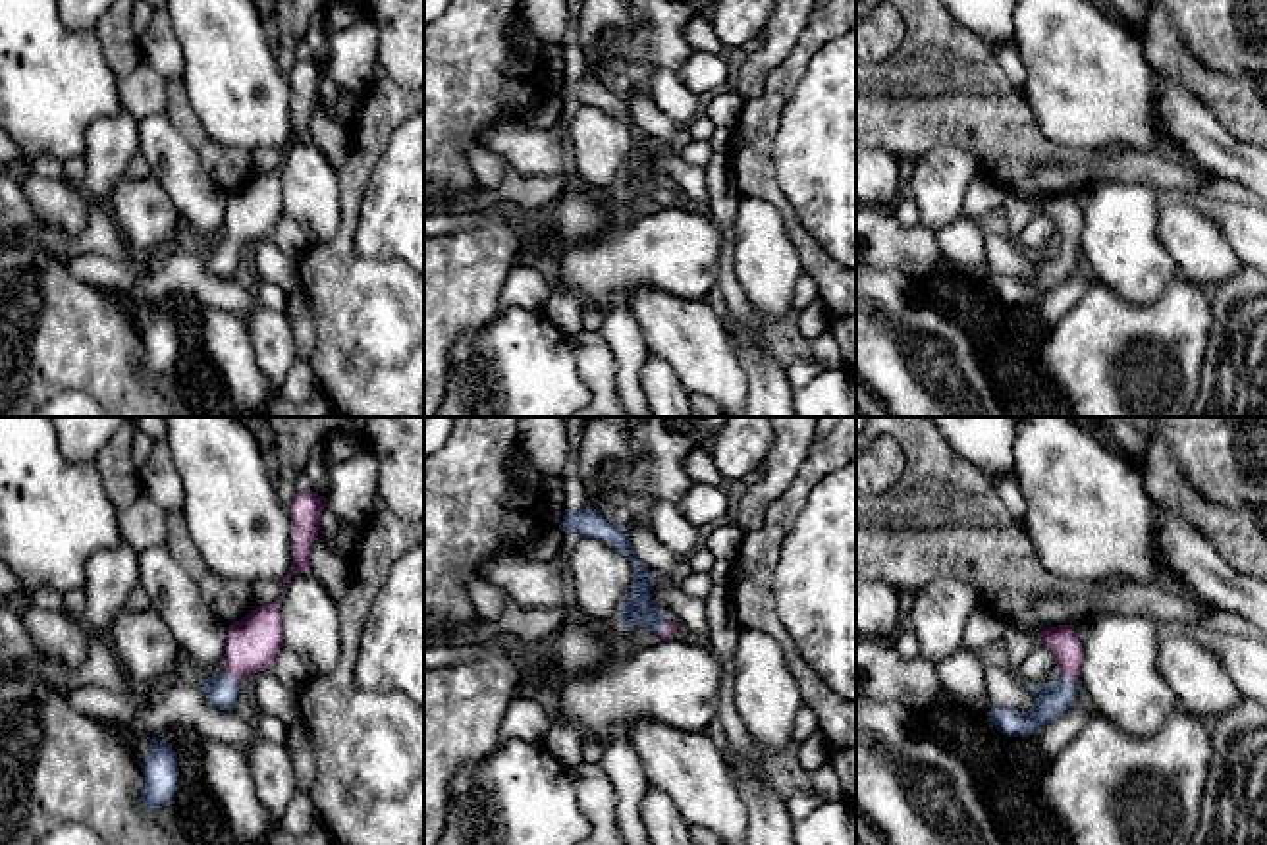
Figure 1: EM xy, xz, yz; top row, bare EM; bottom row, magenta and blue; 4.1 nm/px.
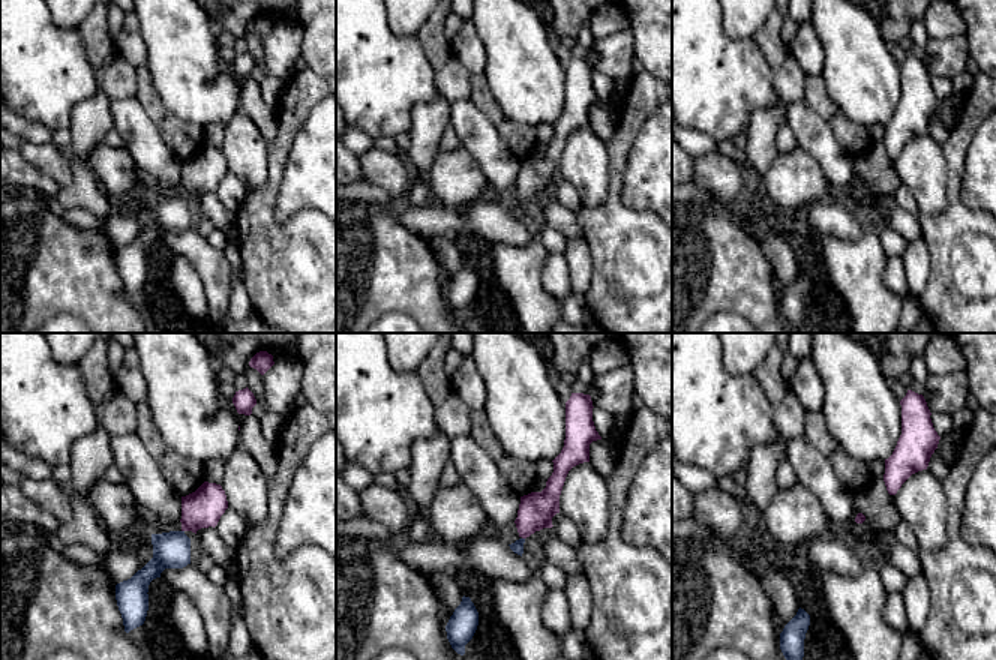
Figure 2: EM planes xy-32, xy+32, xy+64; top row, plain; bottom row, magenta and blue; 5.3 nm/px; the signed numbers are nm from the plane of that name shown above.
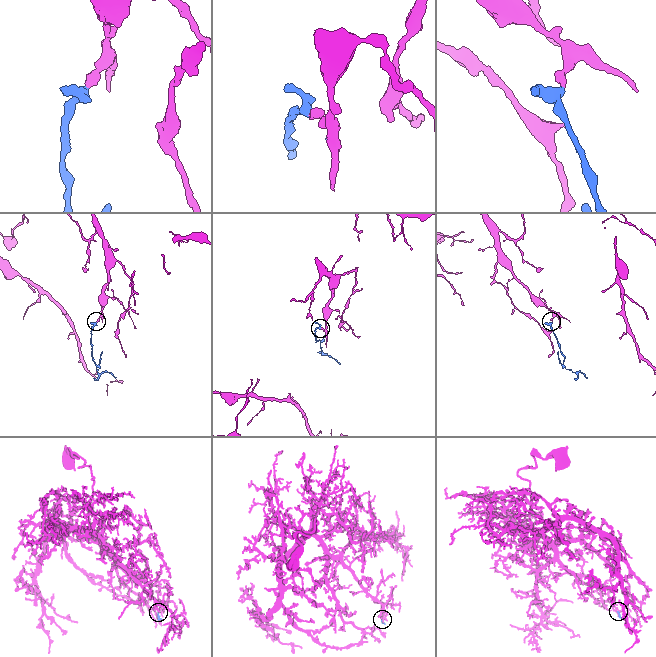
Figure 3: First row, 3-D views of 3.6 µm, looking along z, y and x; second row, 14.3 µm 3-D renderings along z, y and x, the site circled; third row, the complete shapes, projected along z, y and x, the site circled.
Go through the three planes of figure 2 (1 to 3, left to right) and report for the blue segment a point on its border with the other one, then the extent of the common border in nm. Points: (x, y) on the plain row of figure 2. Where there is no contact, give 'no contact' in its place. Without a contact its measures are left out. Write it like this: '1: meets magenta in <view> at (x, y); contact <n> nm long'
1: no contact
2: no contact
3: no contact

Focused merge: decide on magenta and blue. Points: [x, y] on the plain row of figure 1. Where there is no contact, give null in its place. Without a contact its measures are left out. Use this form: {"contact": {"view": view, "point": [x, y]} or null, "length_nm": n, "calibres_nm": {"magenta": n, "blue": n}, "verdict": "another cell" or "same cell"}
{"contact": {"view": "xy", "point": [232, 245]}, "length_nm": 80, "calibres_nm": {"magenta": 220, "blue": 140}, "verdict": "same cell"}

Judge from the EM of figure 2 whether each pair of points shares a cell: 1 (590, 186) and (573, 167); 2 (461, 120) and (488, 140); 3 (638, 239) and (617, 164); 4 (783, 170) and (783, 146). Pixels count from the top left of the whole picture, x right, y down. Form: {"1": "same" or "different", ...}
{"1": "same", "2": "same", "3": "same", "4": "different"}

